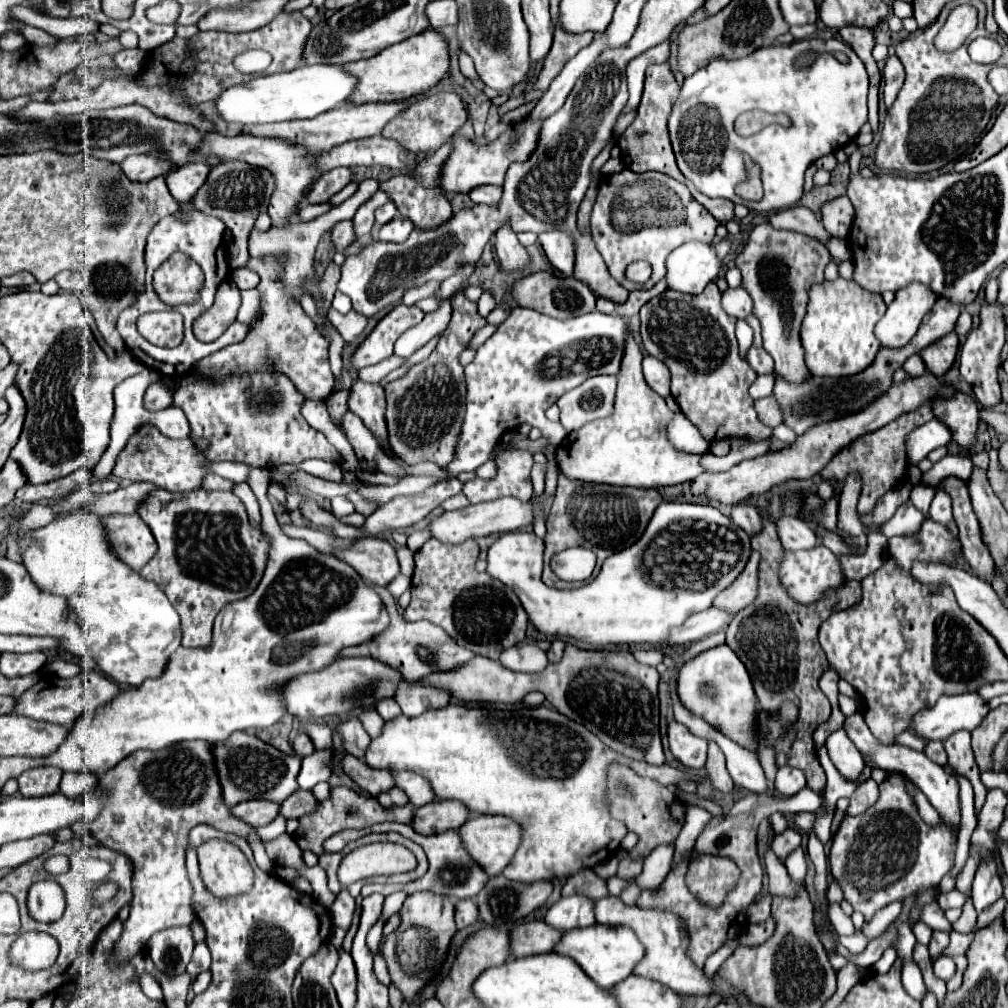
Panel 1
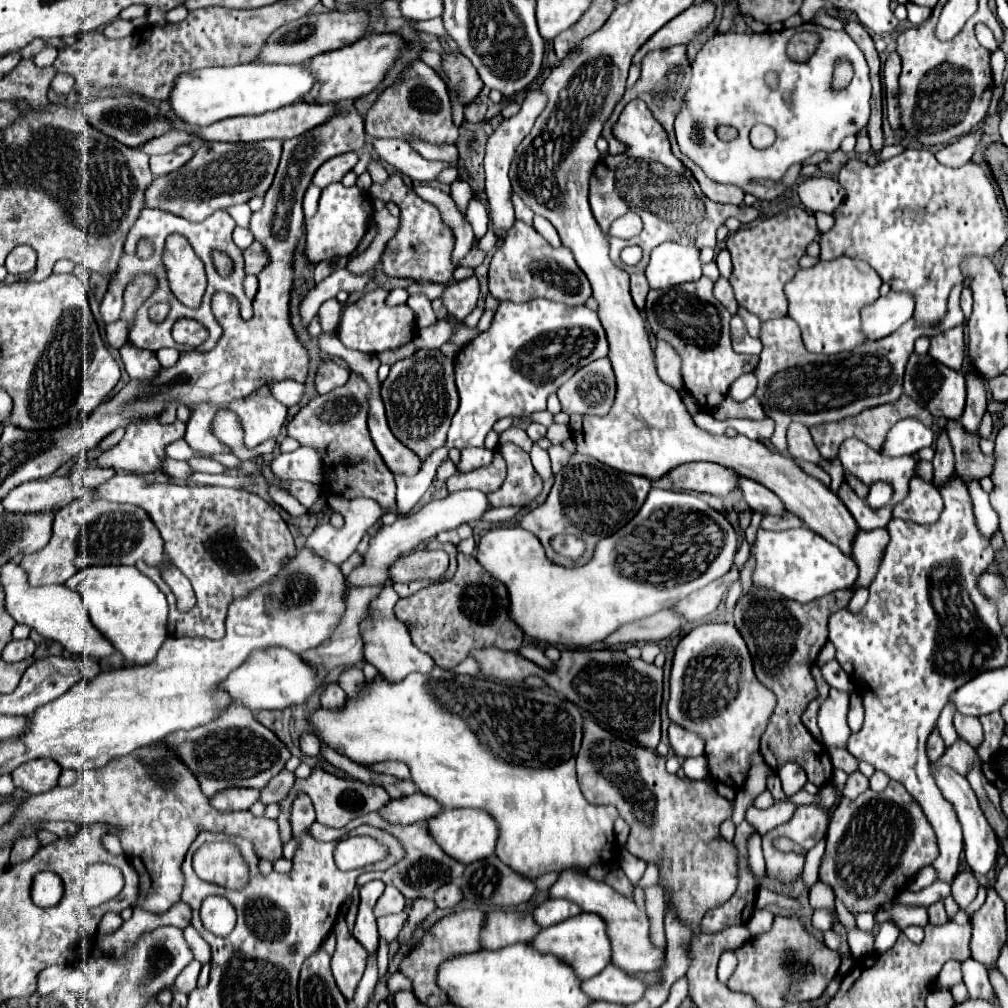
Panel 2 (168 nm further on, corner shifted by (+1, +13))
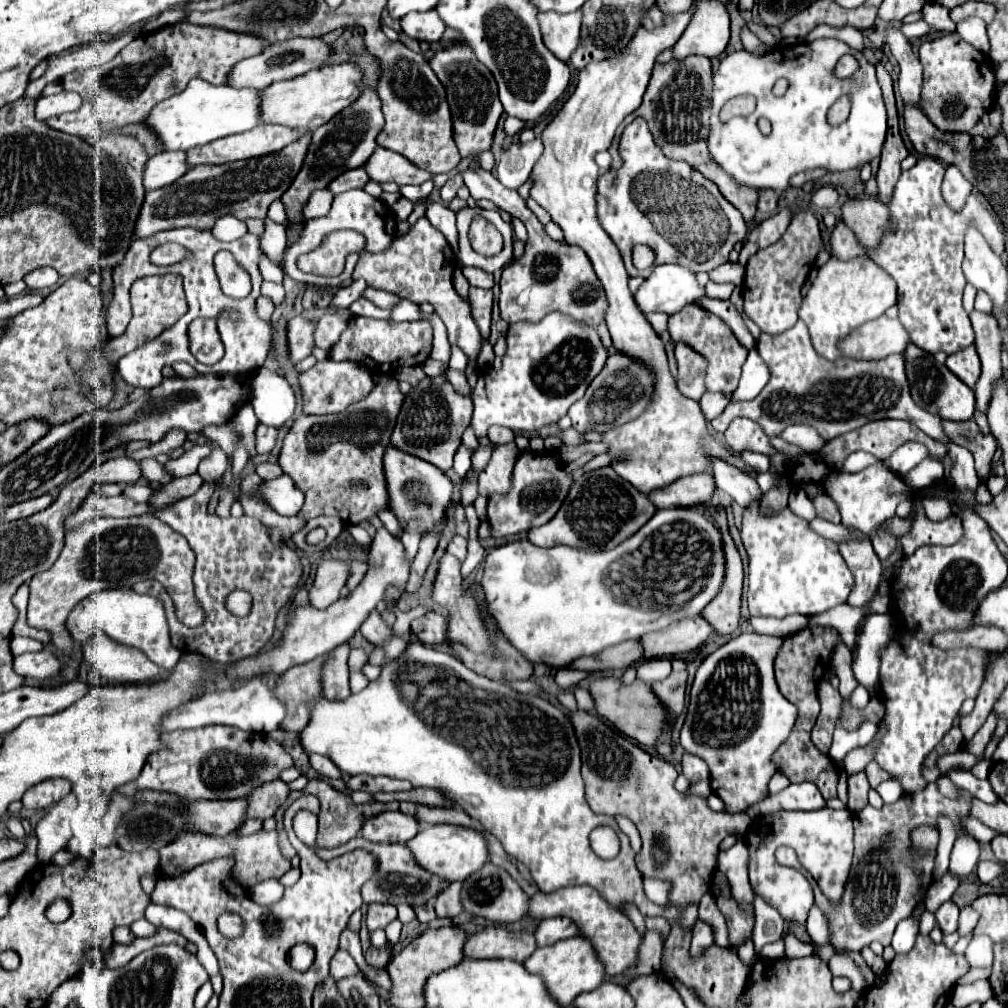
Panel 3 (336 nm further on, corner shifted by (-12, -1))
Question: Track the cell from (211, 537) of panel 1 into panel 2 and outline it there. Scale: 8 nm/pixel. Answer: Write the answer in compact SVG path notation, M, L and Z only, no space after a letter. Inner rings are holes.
M115 474L105 484L97 486L93 492L95 500L109 500L109 502L127 502L141 506L157 530L161 532L161 538L165 540L165 560L159 566L149 566L143 560L139 560L135 566L145 572L167 596L169 602L169 636L183 638L183 636L199 636L209 640L219 640L225 636L225 614L227 606L233 598L245 596L253 588L273 580L277 570L283 566L283 562L295 554L295 544L291 538L291 532L285 524L285 520L279 516L279 512L265 502L261 496L247 492L247 490L233 490L233 488L219 488L219 486L179 486L169 482L157 482L147 476L137 474ZM167 566L177 566L193 584L197 604L189 612L179 612L175 606L175 596L171 588L163 582L161 570Z

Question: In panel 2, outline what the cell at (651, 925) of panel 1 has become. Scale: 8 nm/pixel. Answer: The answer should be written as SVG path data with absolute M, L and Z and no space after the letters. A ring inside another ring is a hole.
M571 870L561 872L559 880L551 886L549 896L551 898L567 898L567 900L573 900L585 912L593 912L593 914L599 914L601 918L605 918L607 932L609 932L609 938L611 938L611 946L613 946L611 962L615 966L619 966L621 970L631 972L631 974L639 974L639 972L661 972L663 970L663 964L665 964L665 948L657 948L651 942L651 936L649 936L651 924L649 924L647 912L641 910L641 908L637 908L637 904L631 898L625 898L625 896L617 894L605 882L591 880L589 876L575 874Z

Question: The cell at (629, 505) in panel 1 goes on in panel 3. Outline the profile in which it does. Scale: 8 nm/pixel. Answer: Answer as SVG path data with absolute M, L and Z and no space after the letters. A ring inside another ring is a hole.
M612 466L582 474L578 472L562 508L544 526L528 530L528 540L542 548L566 544L580 550L610 550L636 534L654 512L656 508L650 504L646 494L638 492L630 482L622 480Z

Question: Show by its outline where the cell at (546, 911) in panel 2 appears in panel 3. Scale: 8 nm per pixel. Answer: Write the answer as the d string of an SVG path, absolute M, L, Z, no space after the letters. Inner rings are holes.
M546 918L538 924L534 938L538 946L550 946L558 940L566 940L578 934L578 928L568 918Z

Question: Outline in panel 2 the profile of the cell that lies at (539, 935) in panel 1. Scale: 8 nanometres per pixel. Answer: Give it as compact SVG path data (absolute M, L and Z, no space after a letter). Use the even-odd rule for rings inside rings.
M493 910L487 914L485 926L481 930L481 944L485 950L499 950L517 942L531 942L533 936L537 936L537 932L541 930L541 926L533 920L531 912L517 912L517 910Z

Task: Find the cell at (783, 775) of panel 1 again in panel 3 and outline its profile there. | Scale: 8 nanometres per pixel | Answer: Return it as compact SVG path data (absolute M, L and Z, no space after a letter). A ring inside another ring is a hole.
M812 782L802 784L790 784L786 790L764 798L756 806L748 810L750 818L756 818L760 814L768 814L774 810L820 810L826 806L826 800L822 798L820 790Z

